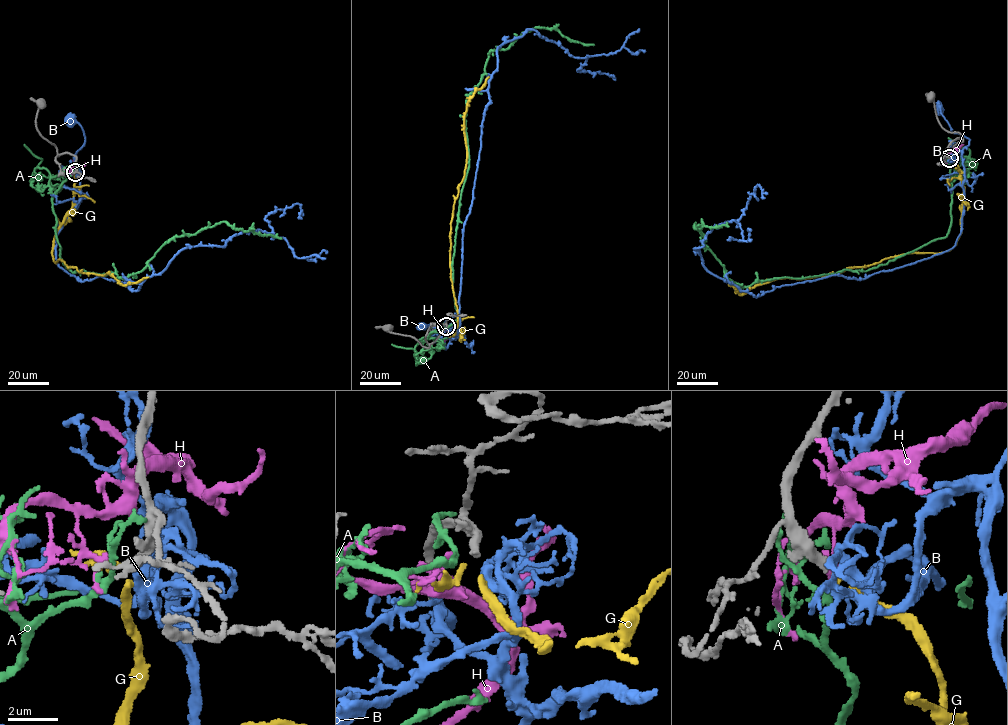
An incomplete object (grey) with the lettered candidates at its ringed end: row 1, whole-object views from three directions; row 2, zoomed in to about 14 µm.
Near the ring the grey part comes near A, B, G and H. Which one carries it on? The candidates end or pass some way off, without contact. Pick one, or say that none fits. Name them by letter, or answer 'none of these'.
G

